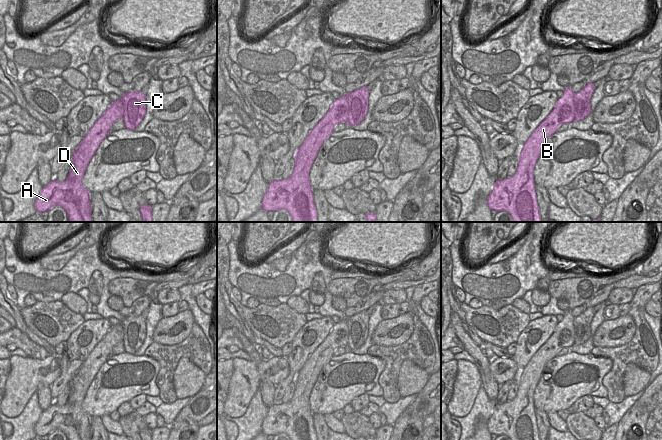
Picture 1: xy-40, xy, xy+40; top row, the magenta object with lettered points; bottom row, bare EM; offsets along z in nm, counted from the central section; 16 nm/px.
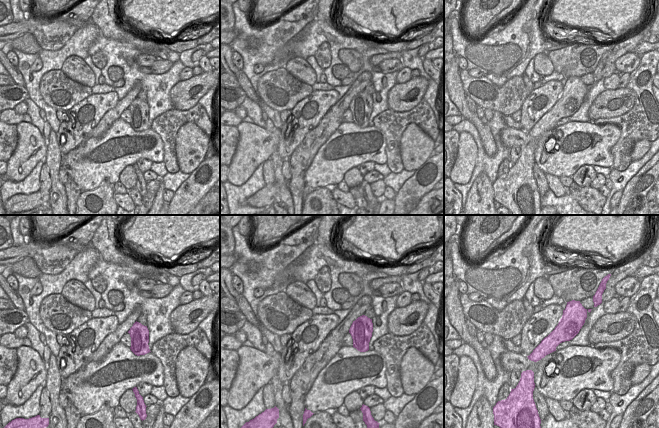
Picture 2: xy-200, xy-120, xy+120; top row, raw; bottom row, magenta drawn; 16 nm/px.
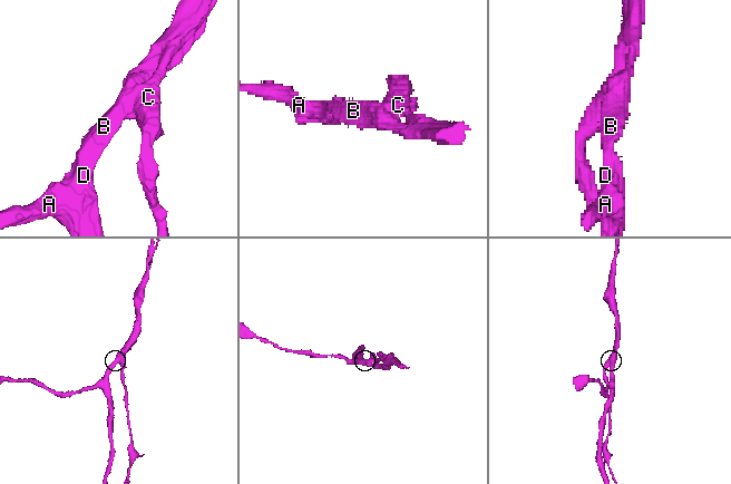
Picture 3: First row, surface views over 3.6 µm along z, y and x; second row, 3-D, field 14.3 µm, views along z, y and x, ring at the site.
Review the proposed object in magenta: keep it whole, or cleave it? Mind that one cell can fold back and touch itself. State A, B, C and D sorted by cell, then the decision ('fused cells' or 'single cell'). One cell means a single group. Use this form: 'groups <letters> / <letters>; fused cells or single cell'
groups A B D / C; fused cells

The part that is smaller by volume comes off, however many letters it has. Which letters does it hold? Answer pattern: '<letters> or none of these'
C

